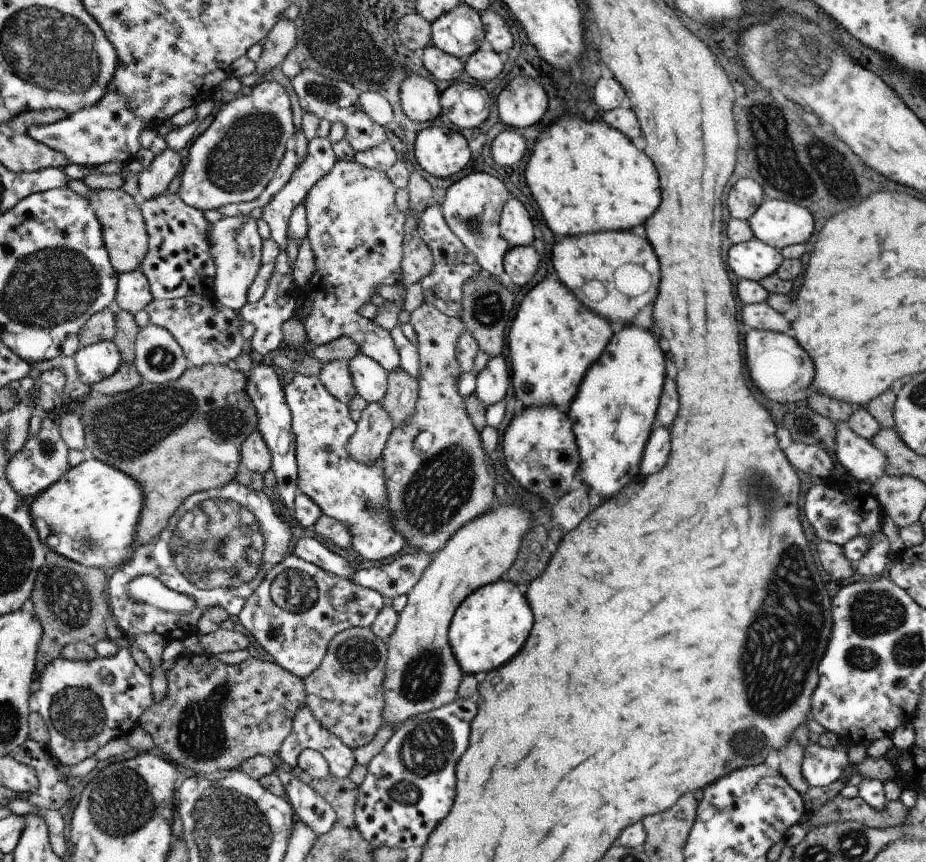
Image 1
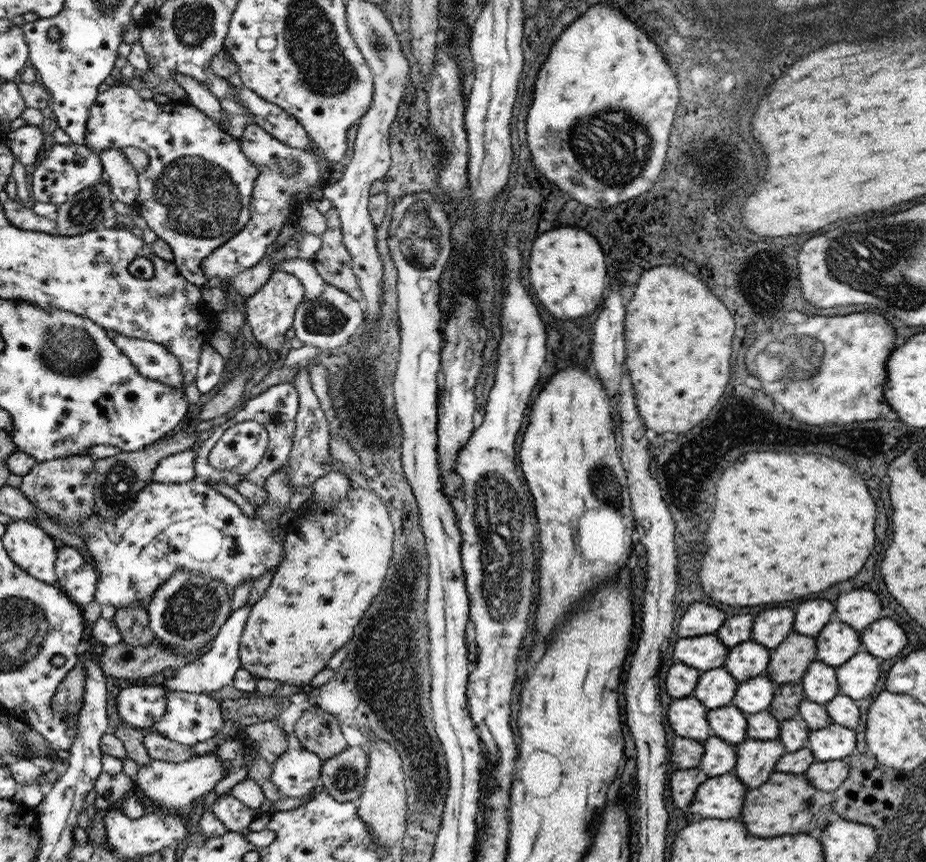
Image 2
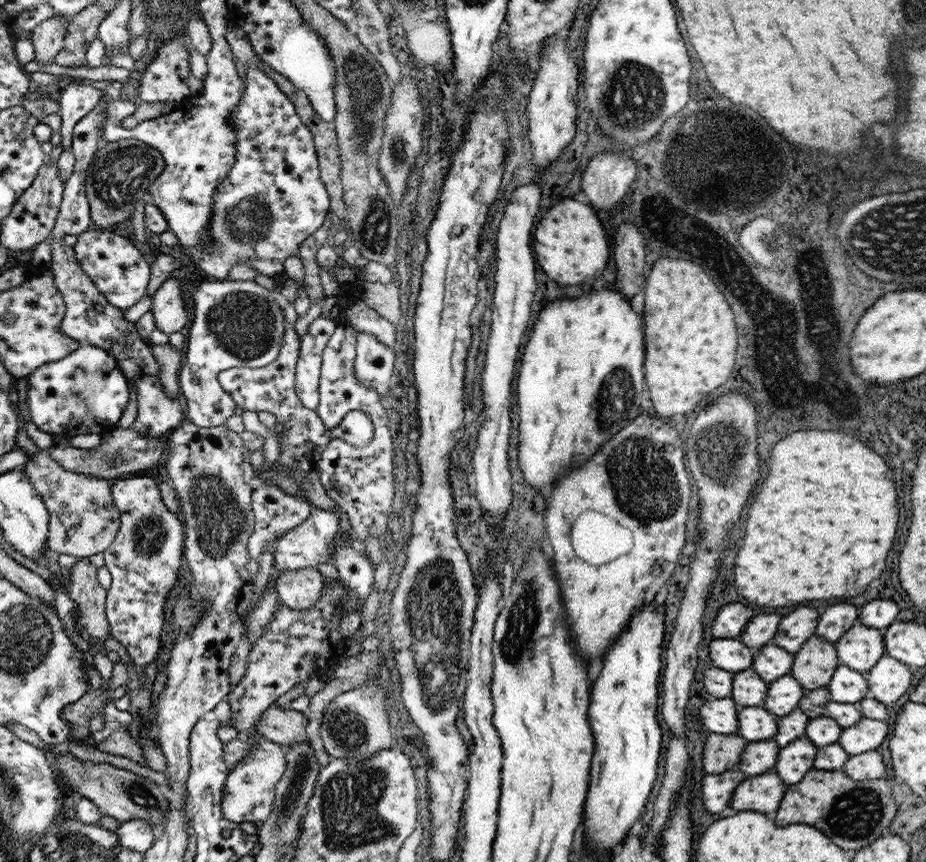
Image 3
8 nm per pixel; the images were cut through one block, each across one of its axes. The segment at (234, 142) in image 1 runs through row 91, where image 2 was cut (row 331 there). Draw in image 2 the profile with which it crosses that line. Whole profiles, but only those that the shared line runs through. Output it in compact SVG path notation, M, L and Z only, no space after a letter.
M273 271L266 284L250 299L246 300L246 317L252 333L260 346L267 350L278 350L282 346L286 330L293 326L296 308L303 303L305 289L299 277L292 273Z

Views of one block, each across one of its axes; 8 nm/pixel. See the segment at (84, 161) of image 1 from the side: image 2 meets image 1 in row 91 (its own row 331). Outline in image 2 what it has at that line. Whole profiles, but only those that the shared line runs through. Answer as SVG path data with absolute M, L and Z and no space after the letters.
M113 331L108 332L125 356L137 366L141 376L170 387L182 388L184 376L178 358L169 352L169 348L150 340L130 339Z

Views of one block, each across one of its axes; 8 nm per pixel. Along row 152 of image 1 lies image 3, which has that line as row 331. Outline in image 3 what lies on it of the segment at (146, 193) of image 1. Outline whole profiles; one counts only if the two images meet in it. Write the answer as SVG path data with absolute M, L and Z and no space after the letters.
M170 276L152 297L149 311L154 315L156 329L160 329L168 337L181 331L188 322L183 295L184 279Z

